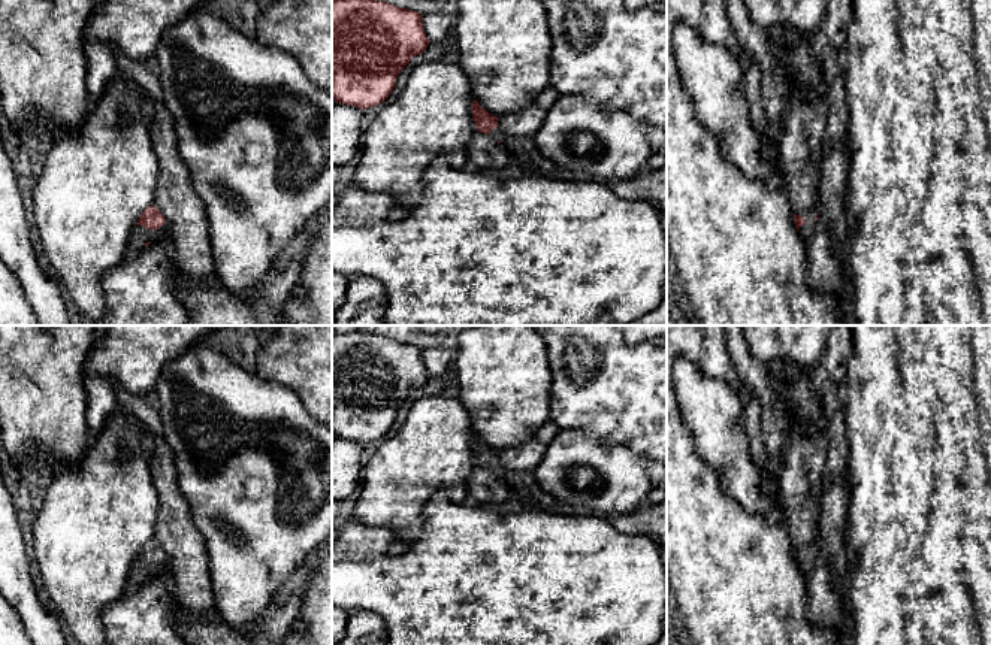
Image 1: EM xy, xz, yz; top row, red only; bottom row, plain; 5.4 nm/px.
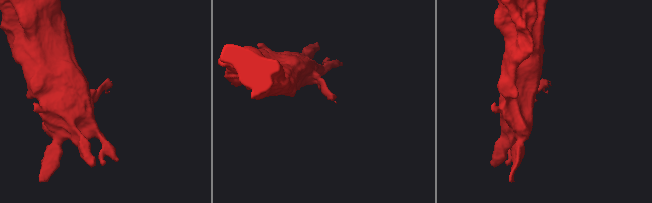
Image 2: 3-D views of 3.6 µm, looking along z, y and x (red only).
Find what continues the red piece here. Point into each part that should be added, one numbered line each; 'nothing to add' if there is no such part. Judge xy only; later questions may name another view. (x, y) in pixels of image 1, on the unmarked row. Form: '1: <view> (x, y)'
1: xy (139, 571)

